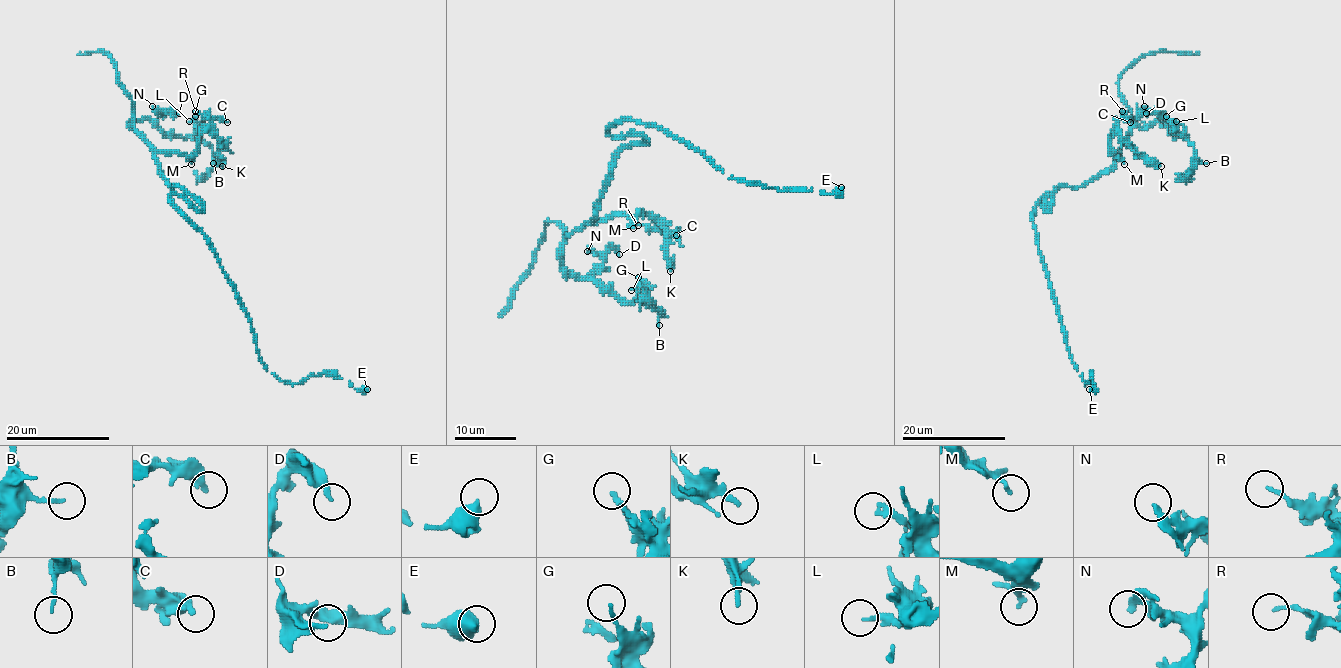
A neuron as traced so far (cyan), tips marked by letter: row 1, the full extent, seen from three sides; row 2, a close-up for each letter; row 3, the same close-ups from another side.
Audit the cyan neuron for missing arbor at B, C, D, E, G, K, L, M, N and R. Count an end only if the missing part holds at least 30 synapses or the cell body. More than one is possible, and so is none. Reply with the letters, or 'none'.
none

